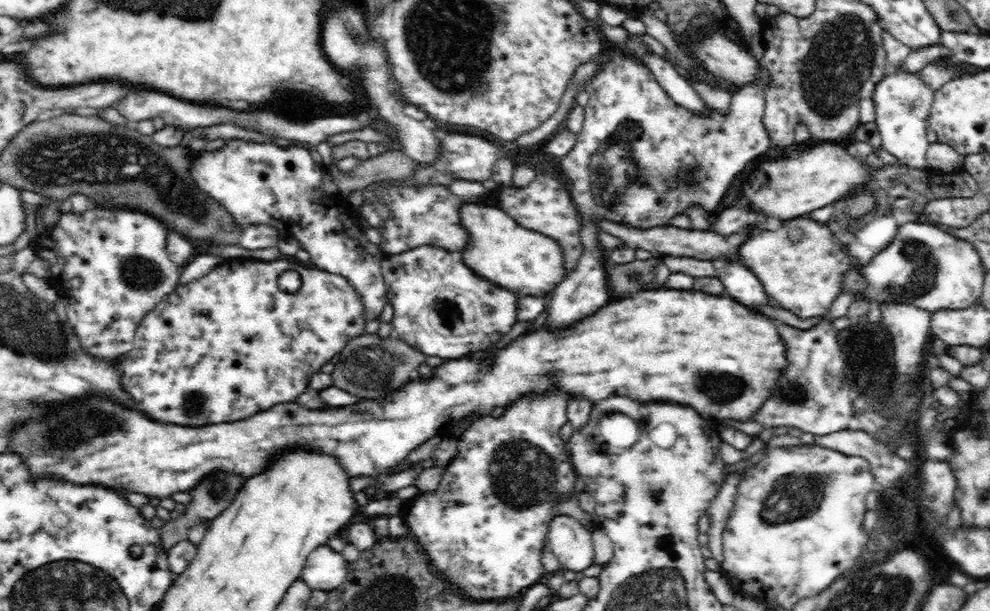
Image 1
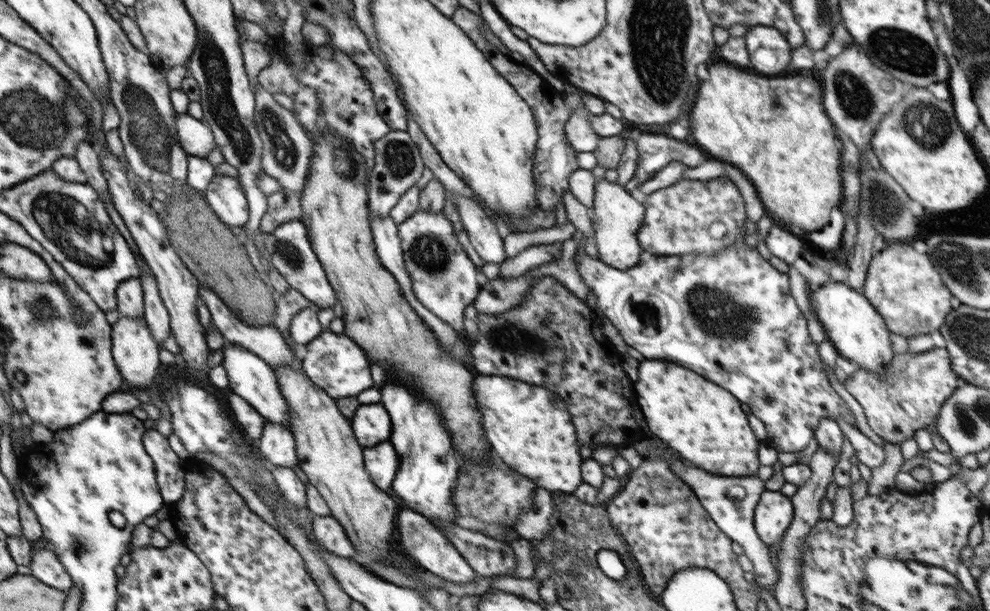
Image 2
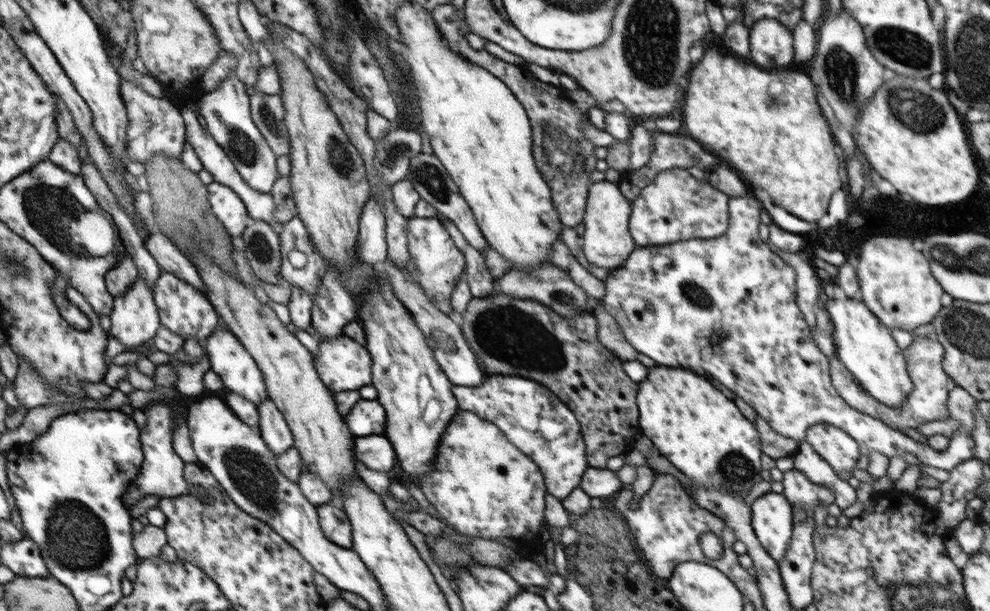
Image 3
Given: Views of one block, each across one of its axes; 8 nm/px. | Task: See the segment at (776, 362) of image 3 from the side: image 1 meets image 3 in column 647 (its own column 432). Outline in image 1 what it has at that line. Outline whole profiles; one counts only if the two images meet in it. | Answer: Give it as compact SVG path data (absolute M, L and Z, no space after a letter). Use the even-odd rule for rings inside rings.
M425 245L401 254L387 255L380 266L387 287L386 298L394 309L391 320L395 328L394 335L415 350L420 350L426 357L448 360L460 359L477 351L486 352L517 322L517 293L476 275L464 264L458 252Z

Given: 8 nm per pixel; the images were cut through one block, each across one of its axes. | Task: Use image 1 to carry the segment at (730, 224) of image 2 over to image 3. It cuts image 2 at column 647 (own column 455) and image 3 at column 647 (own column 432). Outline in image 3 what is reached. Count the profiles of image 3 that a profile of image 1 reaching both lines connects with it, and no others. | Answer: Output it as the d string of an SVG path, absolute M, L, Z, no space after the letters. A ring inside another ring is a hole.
M688 169L658 173L631 202L629 230L636 247L664 247L691 239L723 236L730 224L730 197L708 181L698 181Z

